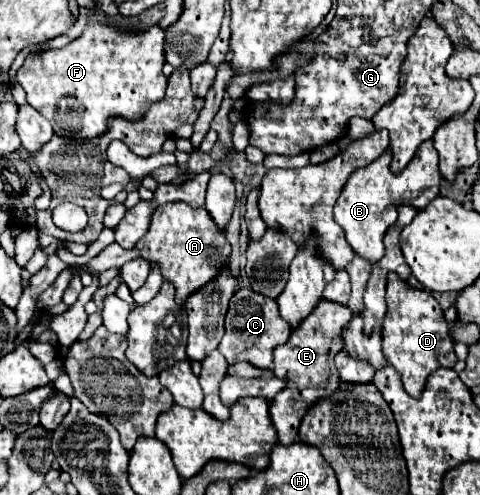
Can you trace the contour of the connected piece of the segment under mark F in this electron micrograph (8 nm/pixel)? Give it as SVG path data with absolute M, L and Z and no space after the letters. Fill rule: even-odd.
M88 22L82 36L72 40L68 46L64 48L58 48L58 50L44 50L44 52L32 52L26 56L22 68L18 70L16 74L16 80L20 82L20 86L24 88L26 96L28 96L28 104L32 108L36 108L46 120L50 120L52 128L56 134L62 134L62 136L70 136L70 138L94 138L94 136L100 136L106 132L106 120L110 116L124 116L124 118L140 118L148 104L150 102L156 102L156 100L162 100L162 94L166 92L166 86L168 86L168 78L162 74L162 66L164 66L164 30L160 26L152 26L148 30L124 30L124 28L118 28L110 22Z

